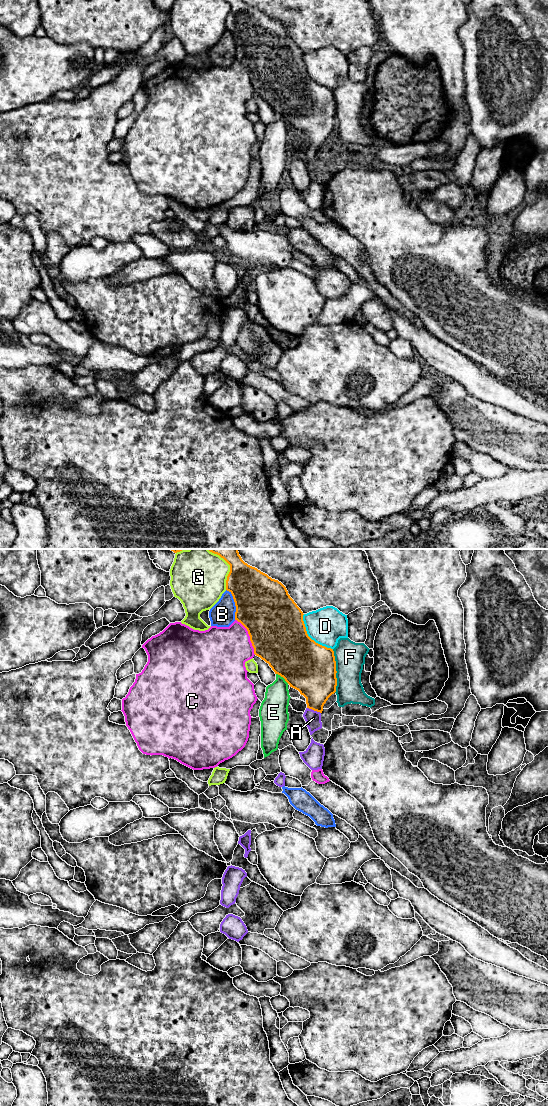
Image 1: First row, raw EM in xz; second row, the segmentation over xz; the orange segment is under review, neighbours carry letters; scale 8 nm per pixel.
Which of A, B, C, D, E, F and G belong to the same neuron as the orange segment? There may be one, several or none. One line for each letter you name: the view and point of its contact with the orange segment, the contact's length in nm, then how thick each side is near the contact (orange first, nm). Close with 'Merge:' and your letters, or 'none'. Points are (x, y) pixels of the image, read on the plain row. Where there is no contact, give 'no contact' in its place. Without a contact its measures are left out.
A: xz (314, 150) | 120 nm | 320/130 nm
Merge: A

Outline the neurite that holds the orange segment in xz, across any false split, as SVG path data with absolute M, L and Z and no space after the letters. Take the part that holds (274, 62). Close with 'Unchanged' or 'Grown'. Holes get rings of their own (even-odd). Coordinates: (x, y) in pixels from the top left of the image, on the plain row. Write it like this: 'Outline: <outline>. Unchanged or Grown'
Outline: M225 0L230 5L226 20L226 30L234 39L236 52L235 60L240 62L248 71L254 94L264 100L275 114L280 115L290 125L306 138L307 148L303 154L310 175L322 168L321 153L328 138L336 132L336 101L334 91L316 83L306 71L303 52L288 34L286 27L278 20L245 3L243 0Z. Grown

